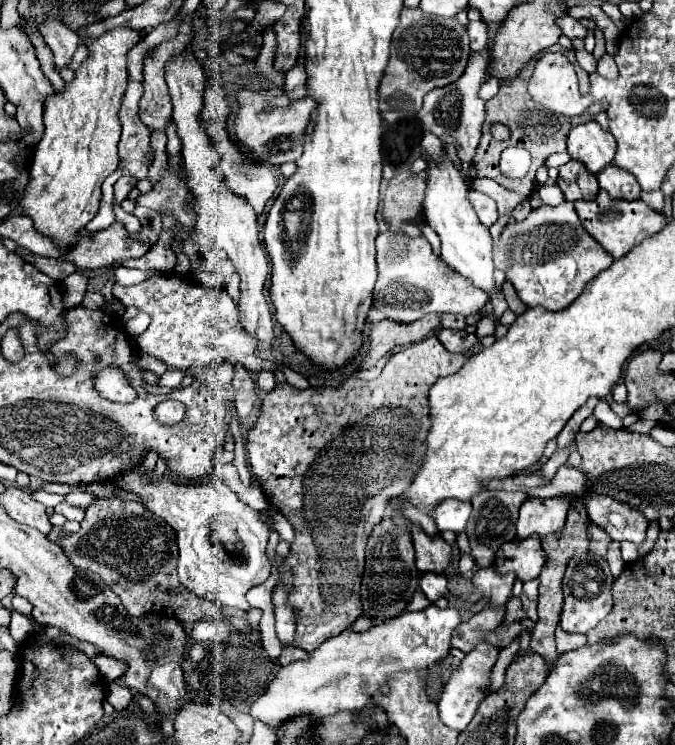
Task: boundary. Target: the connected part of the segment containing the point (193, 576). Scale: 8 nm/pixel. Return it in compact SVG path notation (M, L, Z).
M137 467L123 471L115 483L125 483L147 509L165 519L177 531L179 547L179 579L199 597L217 597L223 605L249 611L251 605L245 593L261 585L271 575L271 561L267 559L267 525L259 519L259 513L243 503L225 483L221 475L213 475L207 485L177 485L169 475L163 475L155 483L147 483L149 473L139 475Z

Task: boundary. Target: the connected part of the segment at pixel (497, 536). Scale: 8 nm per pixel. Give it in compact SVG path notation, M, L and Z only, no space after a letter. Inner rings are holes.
M481 491L471 499L473 511L471 519L467 523L467 537L471 543L471 555L477 563L477 567L491 567L495 551L505 543L517 539L515 533L515 523L517 523L517 513L523 501L527 499L525 493L521 491Z

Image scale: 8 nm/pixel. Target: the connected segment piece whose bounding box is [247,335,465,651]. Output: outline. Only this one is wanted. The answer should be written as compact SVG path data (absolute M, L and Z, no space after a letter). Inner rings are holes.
M431 335L397 351L375 381L347 379L341 387L309 387L305 391L281 383L263 399L255 429L249 431L247 451L251 455L251 471L263 493L295 529L287 565L293 571L289 603L297 611L297 647L313 651L323 641L345 631L361 615L359 583L365 567L367 539L383 519L389 499L401 495L407 483L411 483L411 475L415 475L415 467L419 467L419 459L427 449L427 393L431 385L441 377L457 373L463 363L463 355L451 355Z

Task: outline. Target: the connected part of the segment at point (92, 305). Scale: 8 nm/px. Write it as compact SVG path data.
M87 291L82 305L89 309L102 309L104 305L104 298L99 292L96 293Z

